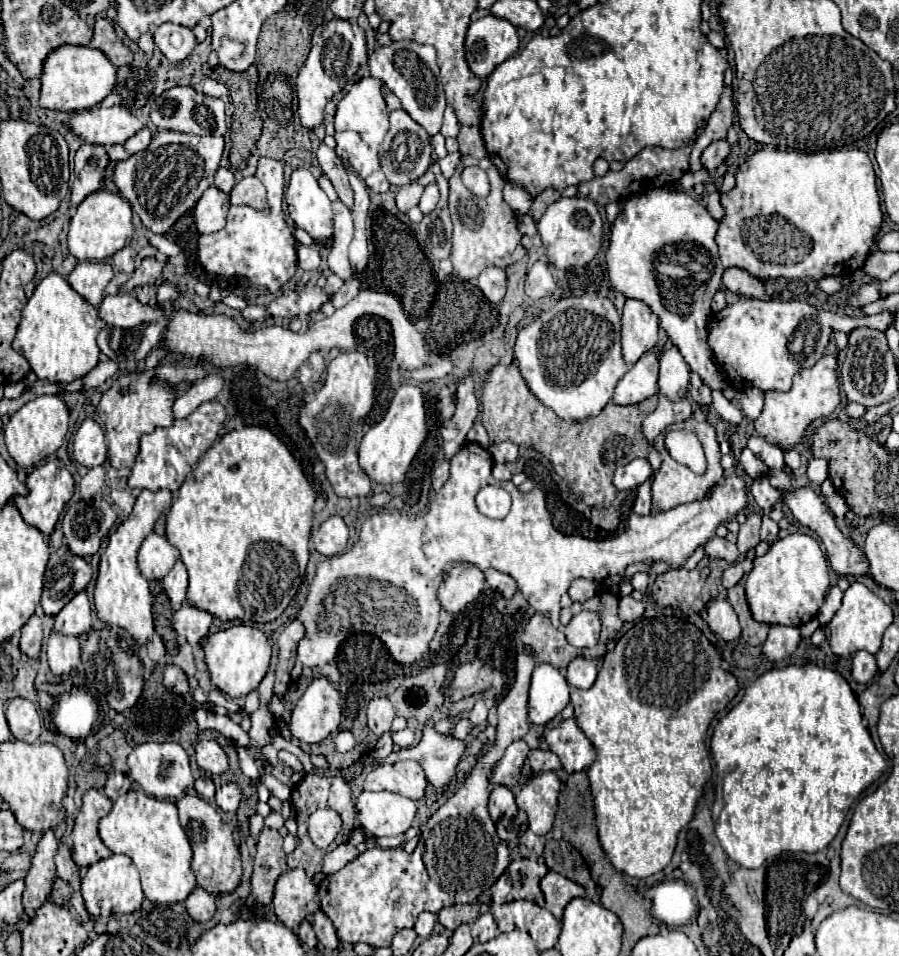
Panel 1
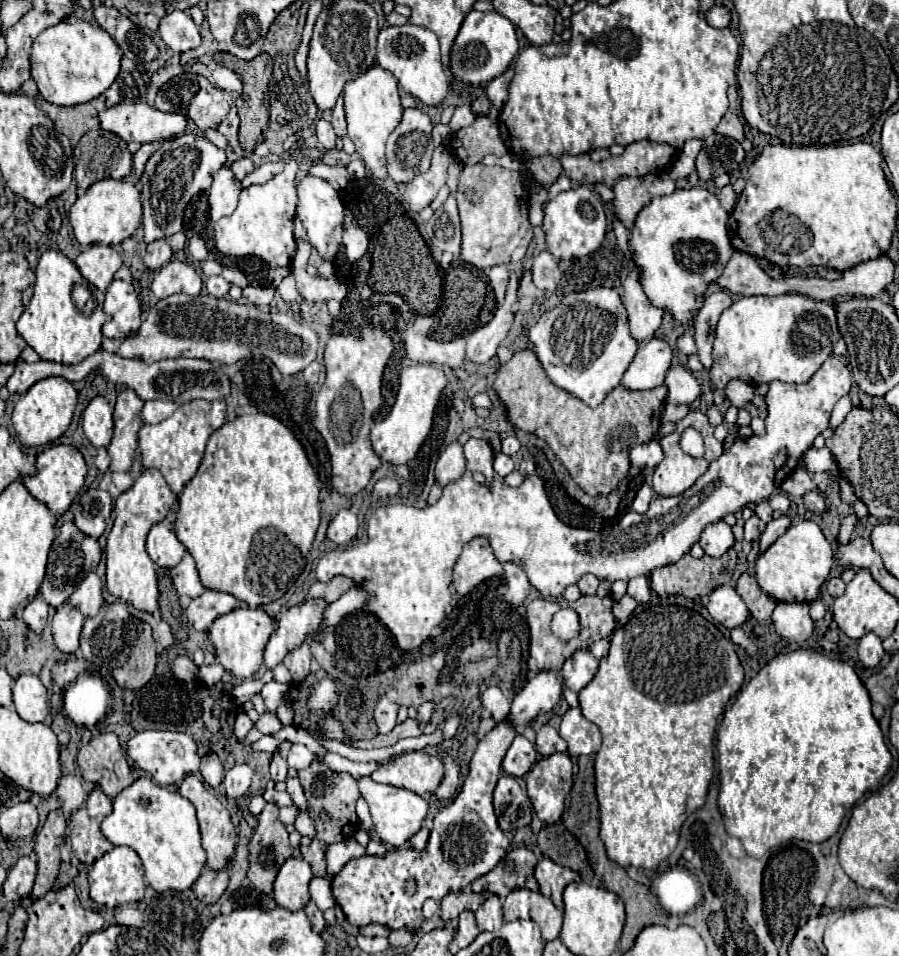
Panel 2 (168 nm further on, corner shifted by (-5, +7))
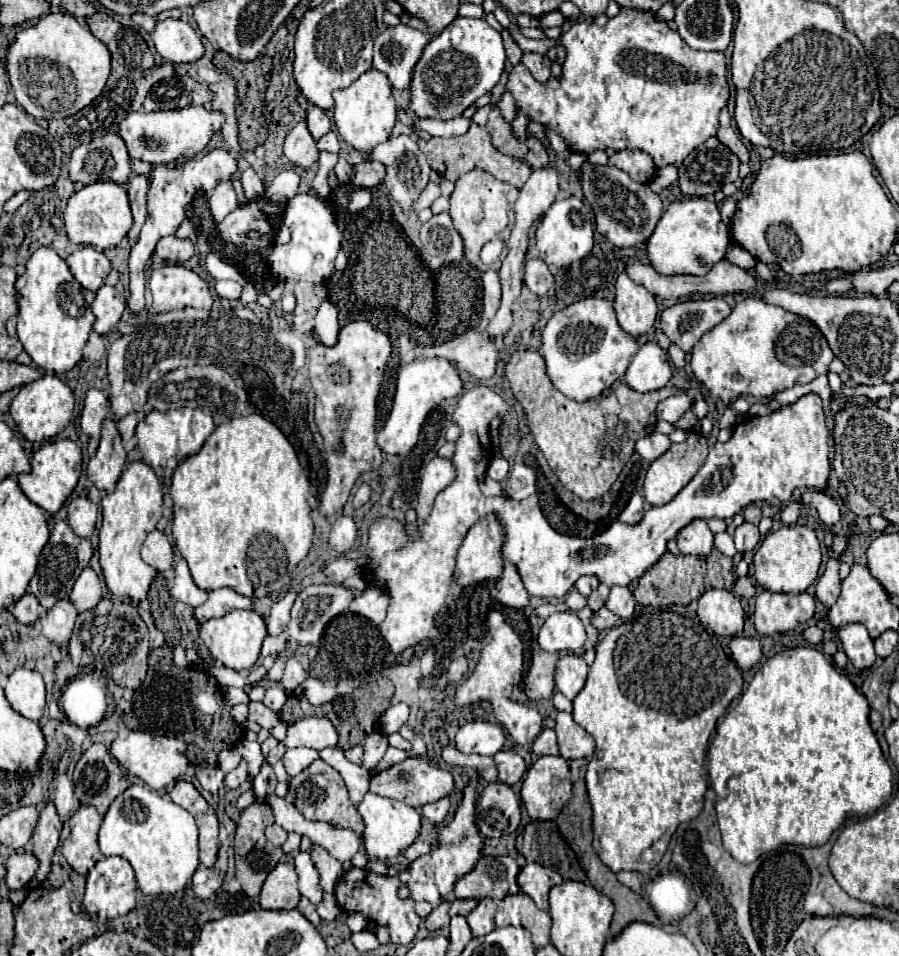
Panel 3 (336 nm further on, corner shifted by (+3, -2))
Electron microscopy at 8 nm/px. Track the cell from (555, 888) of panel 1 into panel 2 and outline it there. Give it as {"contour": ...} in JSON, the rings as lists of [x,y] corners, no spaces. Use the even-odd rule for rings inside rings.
{"contour":[[[544,857],[538,867],[536,867],[536,881],[540,885],[540,891],[552,899],[552,903],[562,911],[564,909],[564,901],[562,901],[562,893],[566,889],[566,885],[570,881],[582,881],[578,873],[574,873],[572,869],[566,869],[562,865],[556,865],[550,857]]]}

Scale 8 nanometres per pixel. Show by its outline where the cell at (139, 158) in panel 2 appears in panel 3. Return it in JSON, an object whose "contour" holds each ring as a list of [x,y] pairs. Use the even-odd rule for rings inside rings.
{"contour":[[[132,176],[130,186],[128,186],[128,198],[130,198],[130,208],[134,214],[134,226],[128,232],[128,238],[132,242],[138,240],[138,234],[142,230],[142,224],[146,220],[146,192],[148,192],[148,178],[146,176]]]}

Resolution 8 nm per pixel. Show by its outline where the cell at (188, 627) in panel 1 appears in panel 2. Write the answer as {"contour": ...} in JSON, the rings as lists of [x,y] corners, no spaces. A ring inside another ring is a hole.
{"contour":[[[206,591],[200,597],[192,599],[186,607],[186,617],[196,631],[206,631],[220,615],[238,607],[238,599],[220,591]]]}

